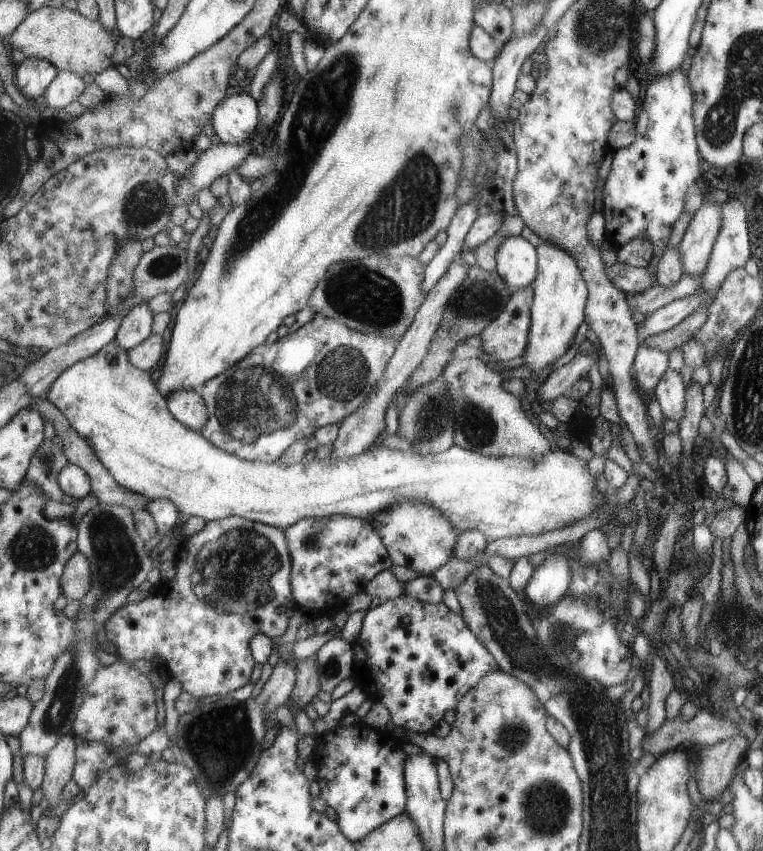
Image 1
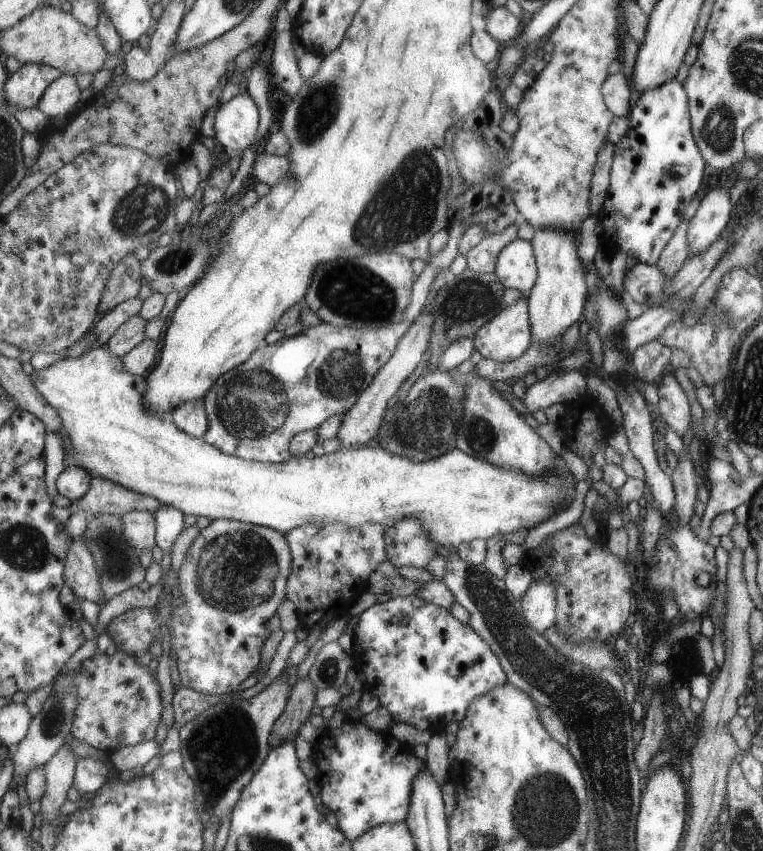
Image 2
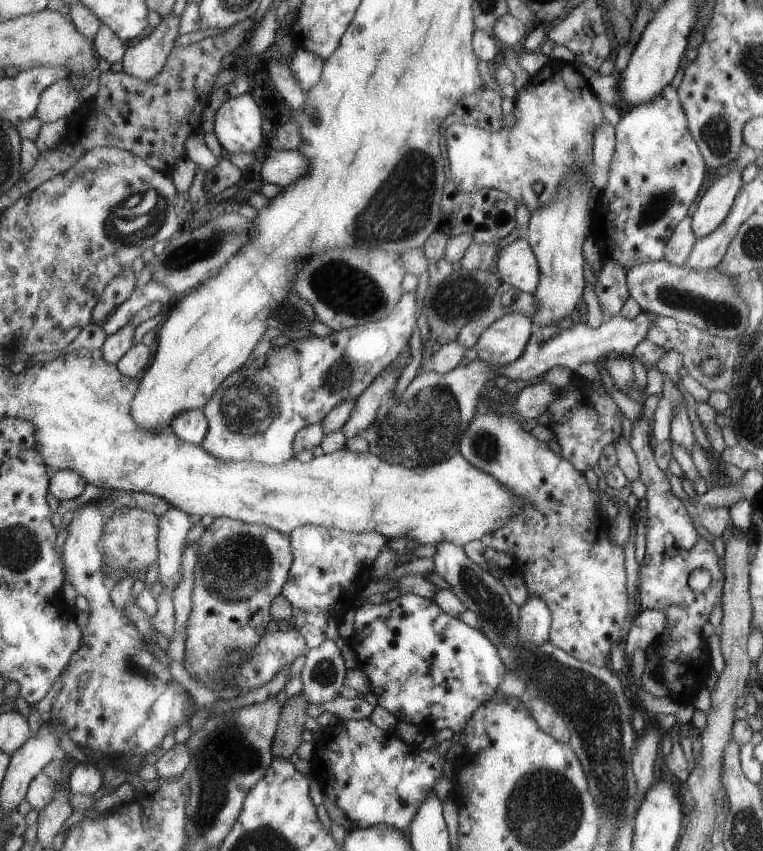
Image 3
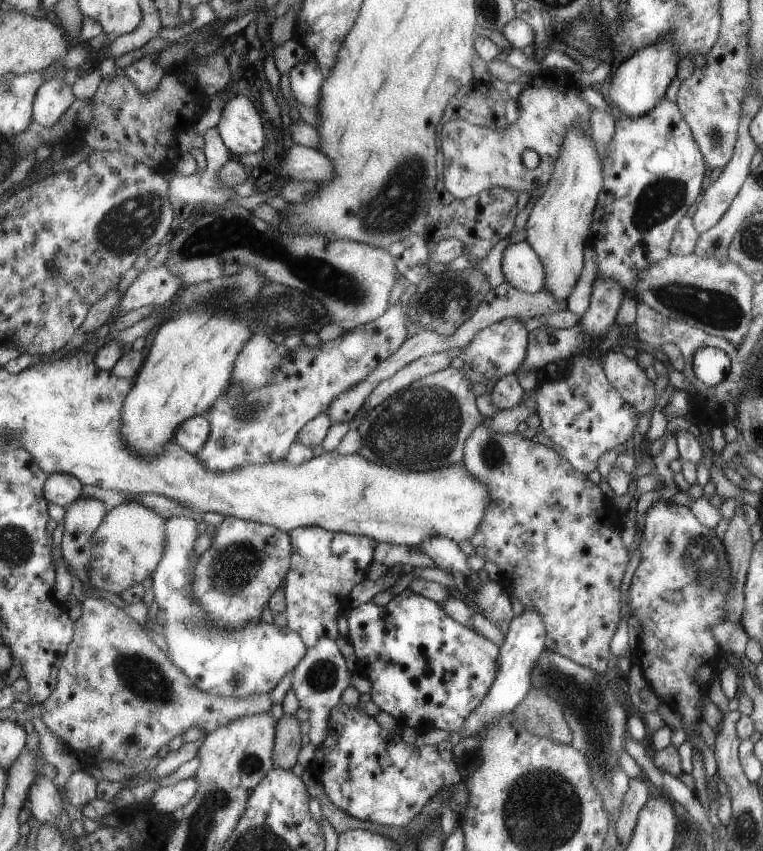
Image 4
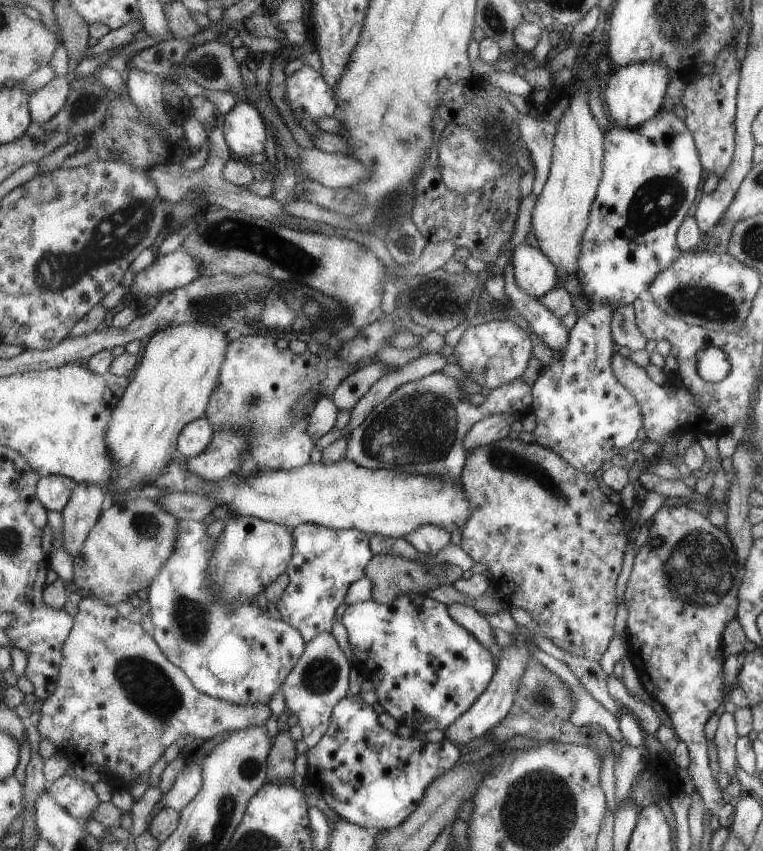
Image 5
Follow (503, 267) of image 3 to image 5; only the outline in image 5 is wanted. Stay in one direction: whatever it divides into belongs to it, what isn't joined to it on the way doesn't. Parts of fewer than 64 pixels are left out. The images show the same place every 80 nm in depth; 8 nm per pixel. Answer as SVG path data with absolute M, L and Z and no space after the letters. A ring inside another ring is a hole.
M524 242L513 250L510 260L517 286L529 296L538 299L559 286L557 267L541 249Z

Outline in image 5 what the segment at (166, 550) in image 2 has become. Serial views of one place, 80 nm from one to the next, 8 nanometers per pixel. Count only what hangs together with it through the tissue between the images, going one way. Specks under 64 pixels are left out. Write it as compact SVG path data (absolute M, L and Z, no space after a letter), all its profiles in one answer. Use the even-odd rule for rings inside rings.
M181 519L178 532L174 553L148 588L155 640L200 691L244 705L269 704L306 652L306 639L294 626L263 614L256 600L235 611L215 600L207 571L218 538L207 540L207 526L193 519Z

